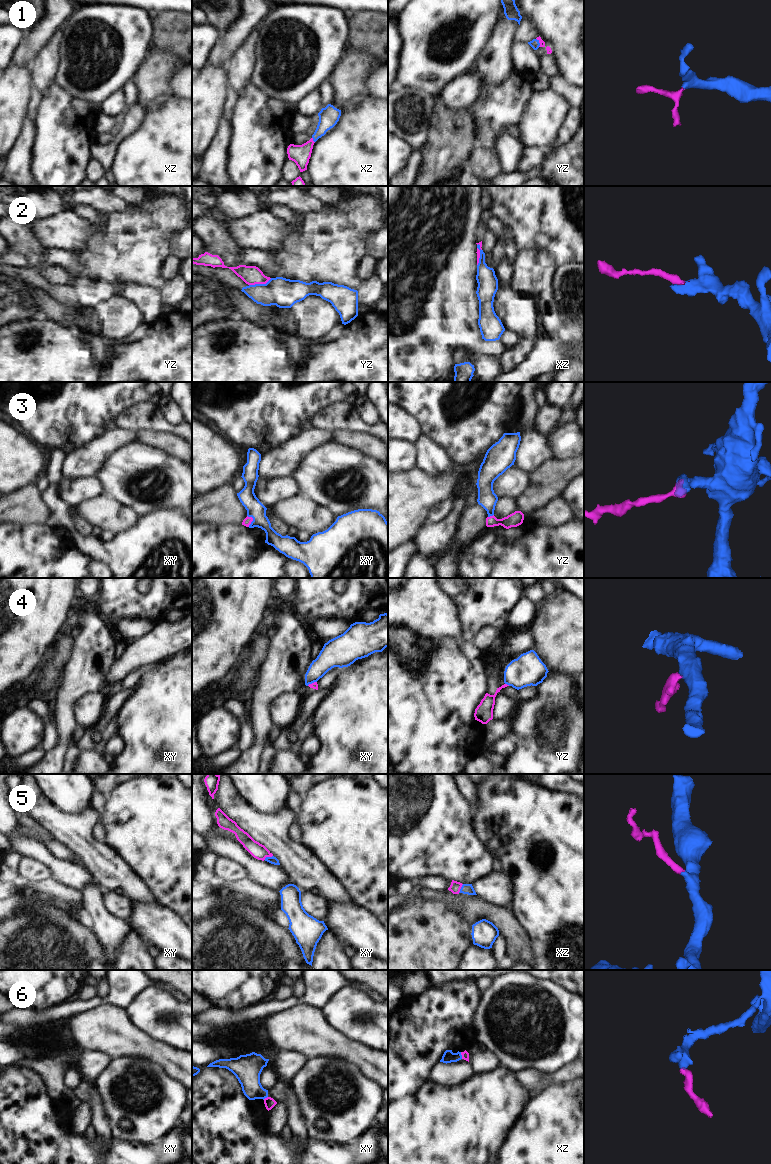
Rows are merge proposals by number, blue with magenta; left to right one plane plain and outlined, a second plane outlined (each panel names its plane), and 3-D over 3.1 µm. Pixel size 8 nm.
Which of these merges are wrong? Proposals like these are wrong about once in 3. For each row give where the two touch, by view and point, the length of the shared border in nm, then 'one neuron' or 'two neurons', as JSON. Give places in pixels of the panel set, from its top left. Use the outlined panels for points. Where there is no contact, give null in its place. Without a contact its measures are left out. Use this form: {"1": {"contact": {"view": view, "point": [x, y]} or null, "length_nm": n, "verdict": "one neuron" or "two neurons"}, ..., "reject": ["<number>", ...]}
{"1": {"contact": {"view": "xz", "point": [313, 140]}, "length_nm": 50, "verdict": "one neuron"}, "2": {"contact": {"view": "yz", "point": [260, 284]}, "length_nm": 190, "verdict": "one neuron"}, "3": {"contact": {"view": "xy", "point": [253, 520]}, "length_nm": 100, "verdict": "one neuron"}, "4": {"contact": {"view": "yz", "point": [507, 684]}, "length_nm": 40, "verdict": "two neurons"}, "5": {"contact": {"view": "xy", "point": [268, 857]}, "length_nm": 80, "verdict": "one neuron"}, "6": {"contact": {"view": "xz", "point": [461, 1055]}, "length_nm": 60, "verdict": "one neuron"}, "reject": ["4"]}

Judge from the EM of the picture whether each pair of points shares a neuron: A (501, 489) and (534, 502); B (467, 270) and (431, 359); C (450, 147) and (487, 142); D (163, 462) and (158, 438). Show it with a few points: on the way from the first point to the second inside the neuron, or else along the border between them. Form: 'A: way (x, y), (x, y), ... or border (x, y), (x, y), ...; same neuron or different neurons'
A: border (530, 475), (529, 486), (517, 499); different neurons
B: way (445, 292), (434, 303), (434, 337); same neuron
C: border (474, 142), (476, 145); different neurons
D: border (138, 440), (165, 449), (181, 459); different neurons

